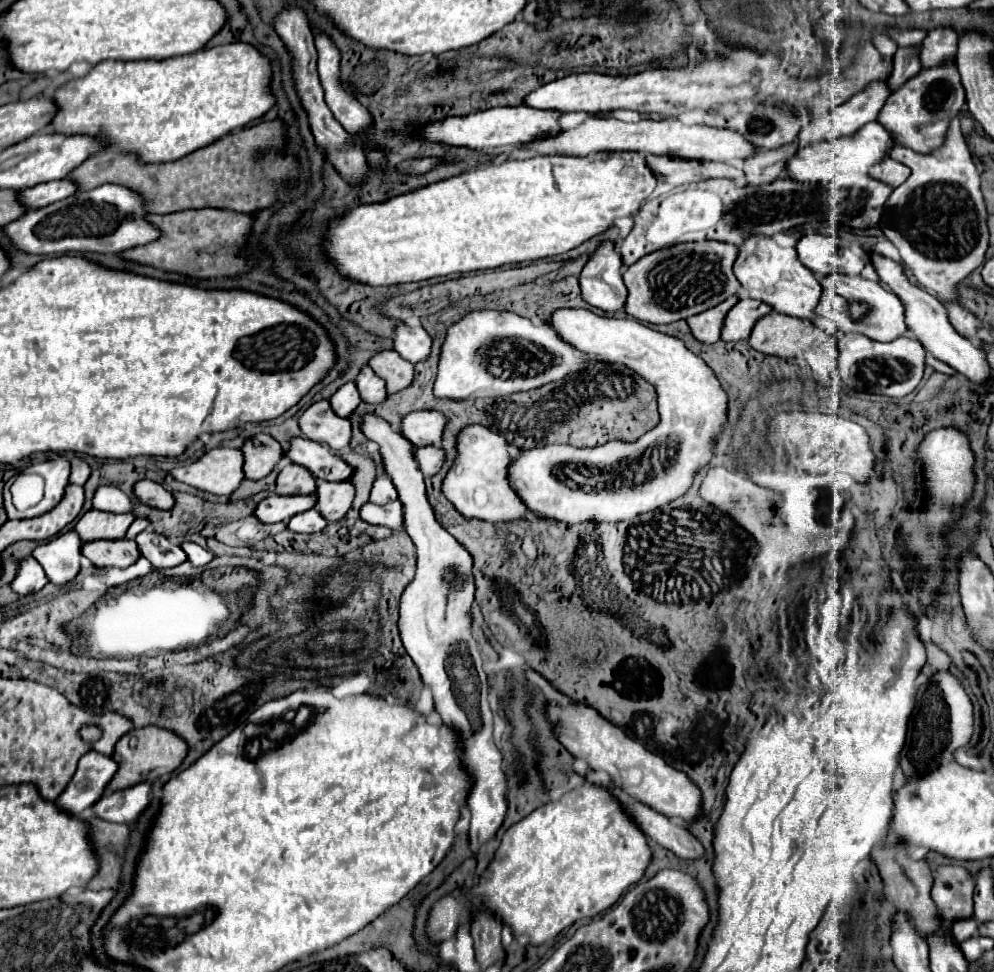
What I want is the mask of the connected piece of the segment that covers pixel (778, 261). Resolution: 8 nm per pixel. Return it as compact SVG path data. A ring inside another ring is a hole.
M747 236L745 242L737 248L737 260L733 264L733 272L737 272L737 280L747 290L749 298L761 300L773 310L815 320L815 306L821 298L821 284L813 272L809 272L797 258L795 248L781 248L773 238L767 236Z

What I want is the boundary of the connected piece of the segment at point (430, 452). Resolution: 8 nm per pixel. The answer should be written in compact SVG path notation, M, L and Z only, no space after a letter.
M423 446L423 448L415 448L413 450L413 458L421 470L421 474L437 474L443 460L445 460L445 452L437 446Z

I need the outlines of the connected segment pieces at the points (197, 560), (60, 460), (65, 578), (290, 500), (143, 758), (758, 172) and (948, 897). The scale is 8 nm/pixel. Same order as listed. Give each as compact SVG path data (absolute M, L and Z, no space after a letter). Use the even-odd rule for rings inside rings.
M183 542L183 544L181 544L181 548L185 550L185 554L189 556L189 562L191 562L193 566L205 566L205 564L209 564L209 562L213 560L213 554L211 554L209 550L201 548L199 544Z
M49 453L49 458L42 461L41 464L38 462L31 464L26 469L24 469L21 473L35 473L41 474L43 478L45 478L45 496L43 496L43 500L37 504L37 506L31 506L31 508L27 508L27 510L23 510L23 512L19 512L13 504L11 504L11 500L9 500L9 486L13 484L13 480L9 480L7 484L5 484L5 490L3 490L3 500L5 500L5 512L7 512L7 518L9 520L21 520L21 518L35 518L37 514L45 514L45 512L49 512L61 498L63 498L63 494L65 494L65 486L69 484L69 460L58 453Z
M71 530L39 544L31 556L43 566L47 578L53 584L63 586L71 582L79 572L81 544L81 538Z
M269 494L265 500L261 500L255 508L255 518L259 518L265 524L271 522L287 522L299 512L305 512L315 506L315 496L277 496Z
M155 726L131 730L131 732L123 734L121 740L115 744L115 750L113 750L111 758L117 762L119 768L117 768L115 776L111 778L111 782L107 784L105 792L109 794L109 792L115 792L115 790L135 786L139 782L151 782L155 778L171 774L173 770L179 768L185 754L187 754L185 742L181 742L181 738L177 738L175 734L169 734L169 730L161 730L161 728L155 728Z
M787 144L777 150L761 150L753 158L745 160L745 184L761 186L783 176L785 162L795 154L795 144Z
M941 866L933 882L933 900L947 922L973 916L975 882L961 866Z

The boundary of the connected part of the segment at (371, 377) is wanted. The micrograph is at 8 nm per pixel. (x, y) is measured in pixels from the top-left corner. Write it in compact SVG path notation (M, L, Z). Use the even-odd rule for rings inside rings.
M369 366L361 368L361 372L355 378L355 384L365 402L383 402L385 400L385 394L387 394L385 382Z

